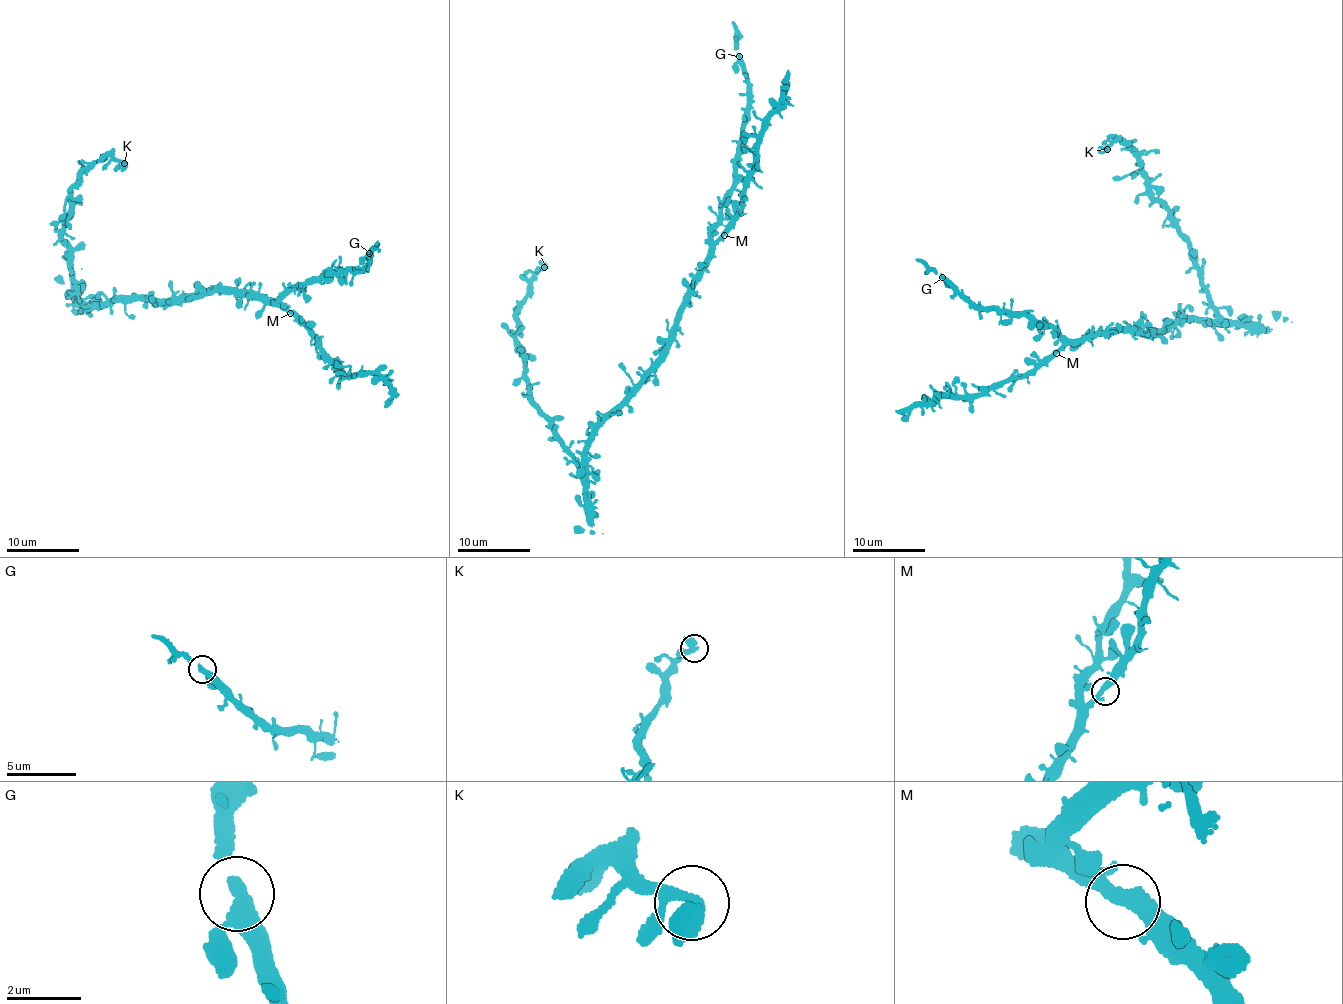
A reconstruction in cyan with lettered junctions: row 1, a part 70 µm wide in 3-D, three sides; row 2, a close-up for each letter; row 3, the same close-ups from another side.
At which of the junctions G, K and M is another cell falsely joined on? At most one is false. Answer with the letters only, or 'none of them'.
none of them

